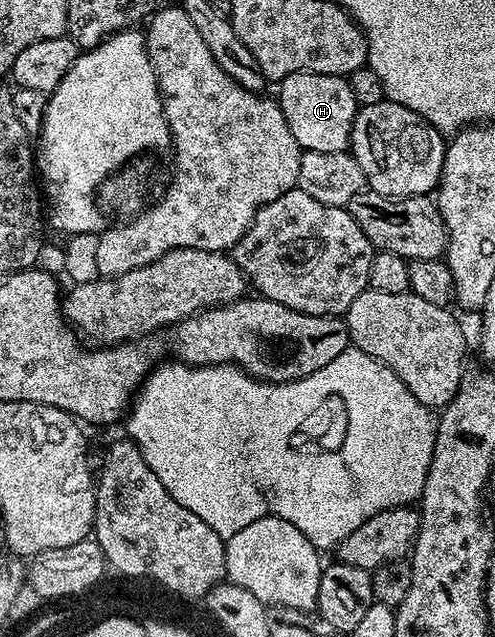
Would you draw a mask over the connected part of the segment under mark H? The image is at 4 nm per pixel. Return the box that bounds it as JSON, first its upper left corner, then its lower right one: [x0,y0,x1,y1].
[278,71,358,153]

